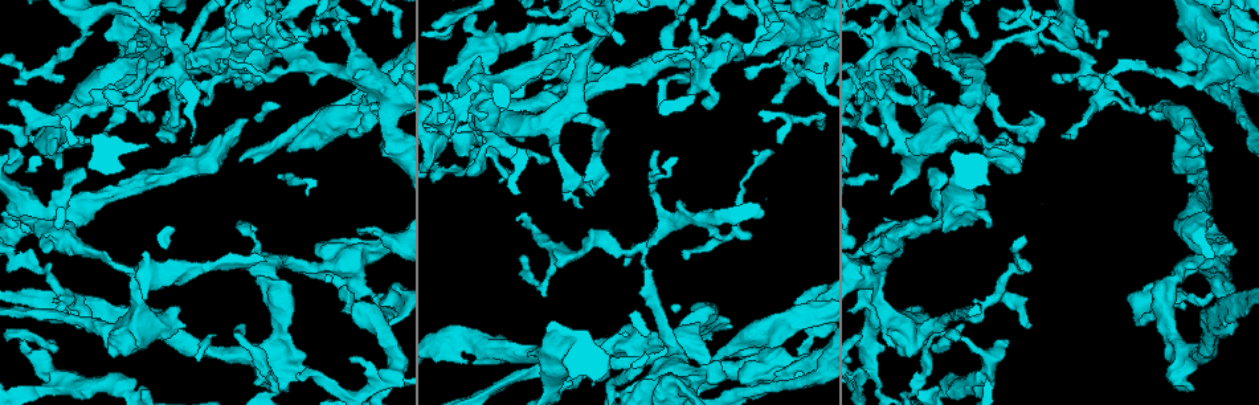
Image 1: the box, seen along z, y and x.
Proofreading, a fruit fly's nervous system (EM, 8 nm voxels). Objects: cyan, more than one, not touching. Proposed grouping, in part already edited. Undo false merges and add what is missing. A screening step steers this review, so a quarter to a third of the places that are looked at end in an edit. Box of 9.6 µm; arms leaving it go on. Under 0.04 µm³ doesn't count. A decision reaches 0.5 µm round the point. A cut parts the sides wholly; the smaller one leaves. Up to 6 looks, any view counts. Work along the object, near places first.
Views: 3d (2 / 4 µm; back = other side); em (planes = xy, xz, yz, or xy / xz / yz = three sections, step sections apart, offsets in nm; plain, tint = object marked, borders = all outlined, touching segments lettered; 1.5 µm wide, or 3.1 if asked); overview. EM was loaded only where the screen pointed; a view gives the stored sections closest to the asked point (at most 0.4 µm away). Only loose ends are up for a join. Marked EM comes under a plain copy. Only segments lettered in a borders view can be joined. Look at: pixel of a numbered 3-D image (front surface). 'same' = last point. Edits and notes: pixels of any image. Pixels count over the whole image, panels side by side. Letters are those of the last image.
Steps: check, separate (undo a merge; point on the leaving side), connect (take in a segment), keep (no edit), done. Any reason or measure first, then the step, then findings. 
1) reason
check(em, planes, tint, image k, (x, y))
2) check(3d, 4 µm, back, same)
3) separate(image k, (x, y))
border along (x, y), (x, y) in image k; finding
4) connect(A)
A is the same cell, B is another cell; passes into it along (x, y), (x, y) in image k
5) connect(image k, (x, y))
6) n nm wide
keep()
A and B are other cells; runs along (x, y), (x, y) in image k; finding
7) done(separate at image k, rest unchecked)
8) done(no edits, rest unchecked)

sudden change in width
check(3d, 4 µm, image 1, (393, 297))

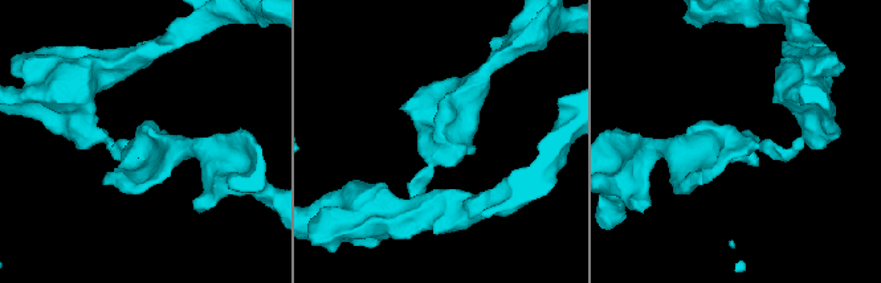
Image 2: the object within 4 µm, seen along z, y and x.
check(em, planes, tint, image 2, (440, 159))

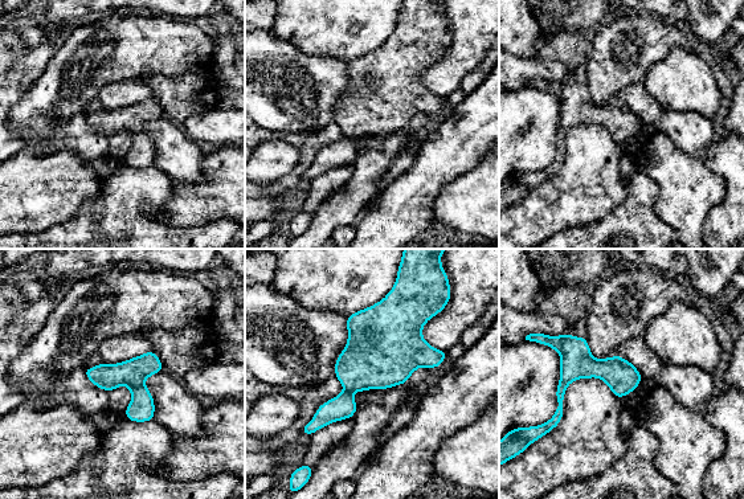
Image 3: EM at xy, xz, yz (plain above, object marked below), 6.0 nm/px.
check(em, planes, borders, same)

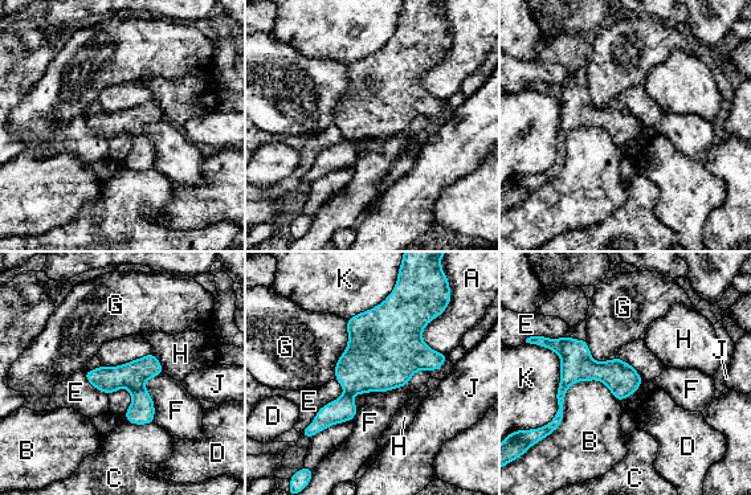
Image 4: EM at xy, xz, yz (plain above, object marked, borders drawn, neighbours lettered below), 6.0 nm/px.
separate(image 4, (372, 361))
A, B, C, D, E, F, G, H, J and K are other cells; border along (345, 392), (351, 396) in image 4; a second neuron is stuck on

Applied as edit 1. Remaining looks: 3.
an open end
check(em, planes, borders, image 1, (518, 219))

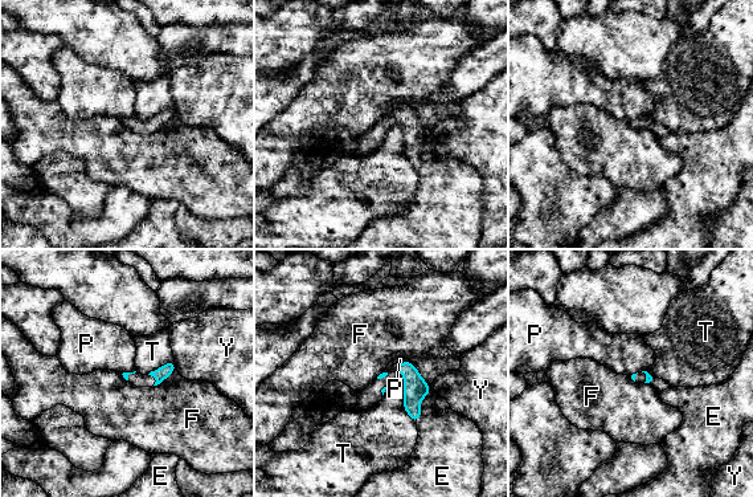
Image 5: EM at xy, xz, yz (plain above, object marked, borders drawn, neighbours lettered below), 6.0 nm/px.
keep()
E, F, P, T and Y are other cells; none of them fits

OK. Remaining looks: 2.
check(em, planes, borders, image 1, (1006, 342))

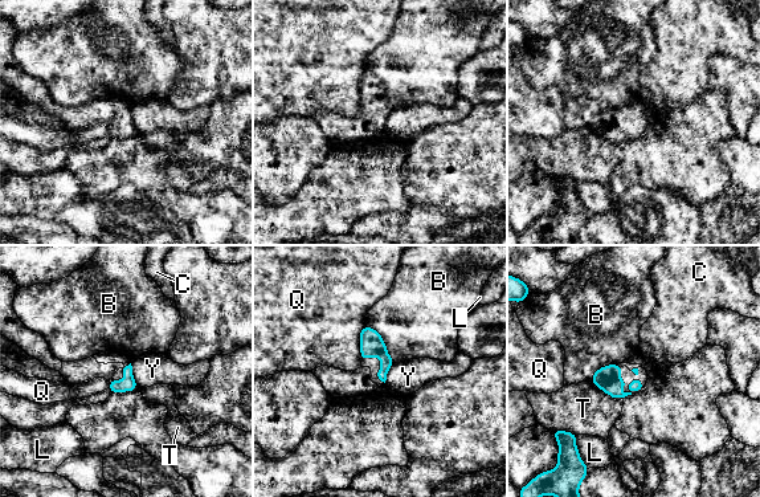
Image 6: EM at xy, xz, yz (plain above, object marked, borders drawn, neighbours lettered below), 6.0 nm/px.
keep()
B, C, L, Q, T and Y are other cells; border along (130, 363), (133, 378), (138, 386) in image 6; no lettered segment goes on from it

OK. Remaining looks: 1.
done(separate at image 4, rest unchecked)

